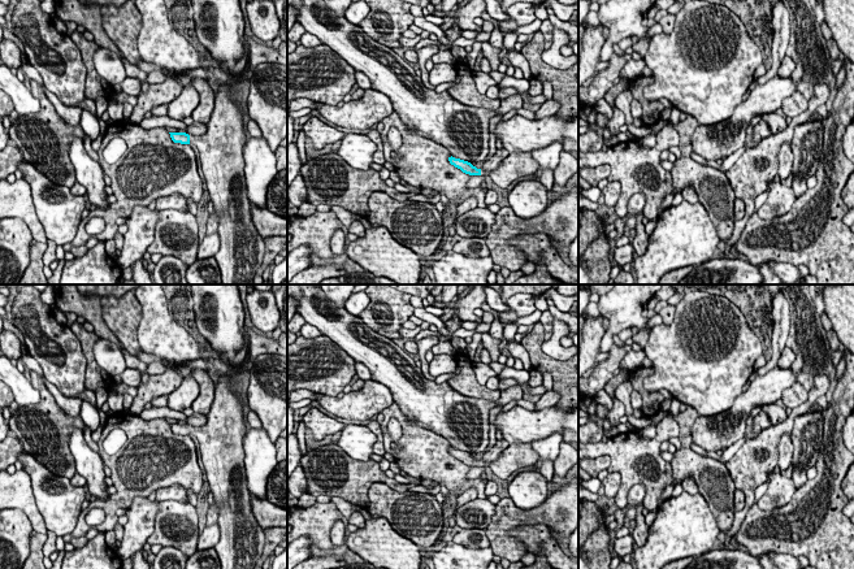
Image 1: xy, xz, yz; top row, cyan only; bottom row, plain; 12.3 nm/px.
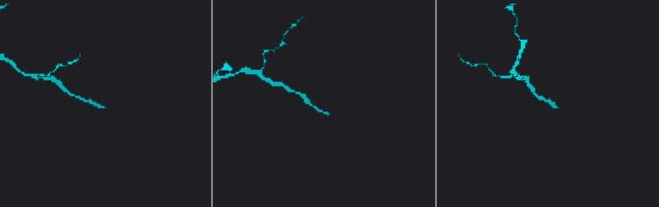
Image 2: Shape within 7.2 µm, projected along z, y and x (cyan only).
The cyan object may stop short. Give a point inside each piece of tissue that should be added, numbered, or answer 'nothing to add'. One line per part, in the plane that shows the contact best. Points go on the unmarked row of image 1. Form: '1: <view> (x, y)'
1: xy (241, 544)

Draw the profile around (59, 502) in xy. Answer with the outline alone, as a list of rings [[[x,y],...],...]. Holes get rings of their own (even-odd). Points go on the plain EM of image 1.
[[[27,452],[18,455],[22,469],[30,475],[35,504],[48,531],[57,537],[74,531],[86,499],[83,487],[75,487],[69,478],[52,474]]]

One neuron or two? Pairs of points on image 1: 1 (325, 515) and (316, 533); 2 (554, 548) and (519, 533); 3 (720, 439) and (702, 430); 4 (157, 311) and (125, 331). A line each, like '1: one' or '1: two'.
1: one
2: one
3: one
4: two

